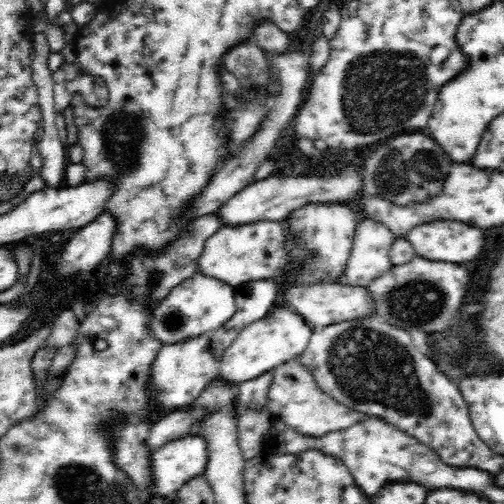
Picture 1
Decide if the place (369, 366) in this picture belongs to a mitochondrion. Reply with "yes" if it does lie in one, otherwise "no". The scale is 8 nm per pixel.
yes

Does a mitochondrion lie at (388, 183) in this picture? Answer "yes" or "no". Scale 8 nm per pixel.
yes

